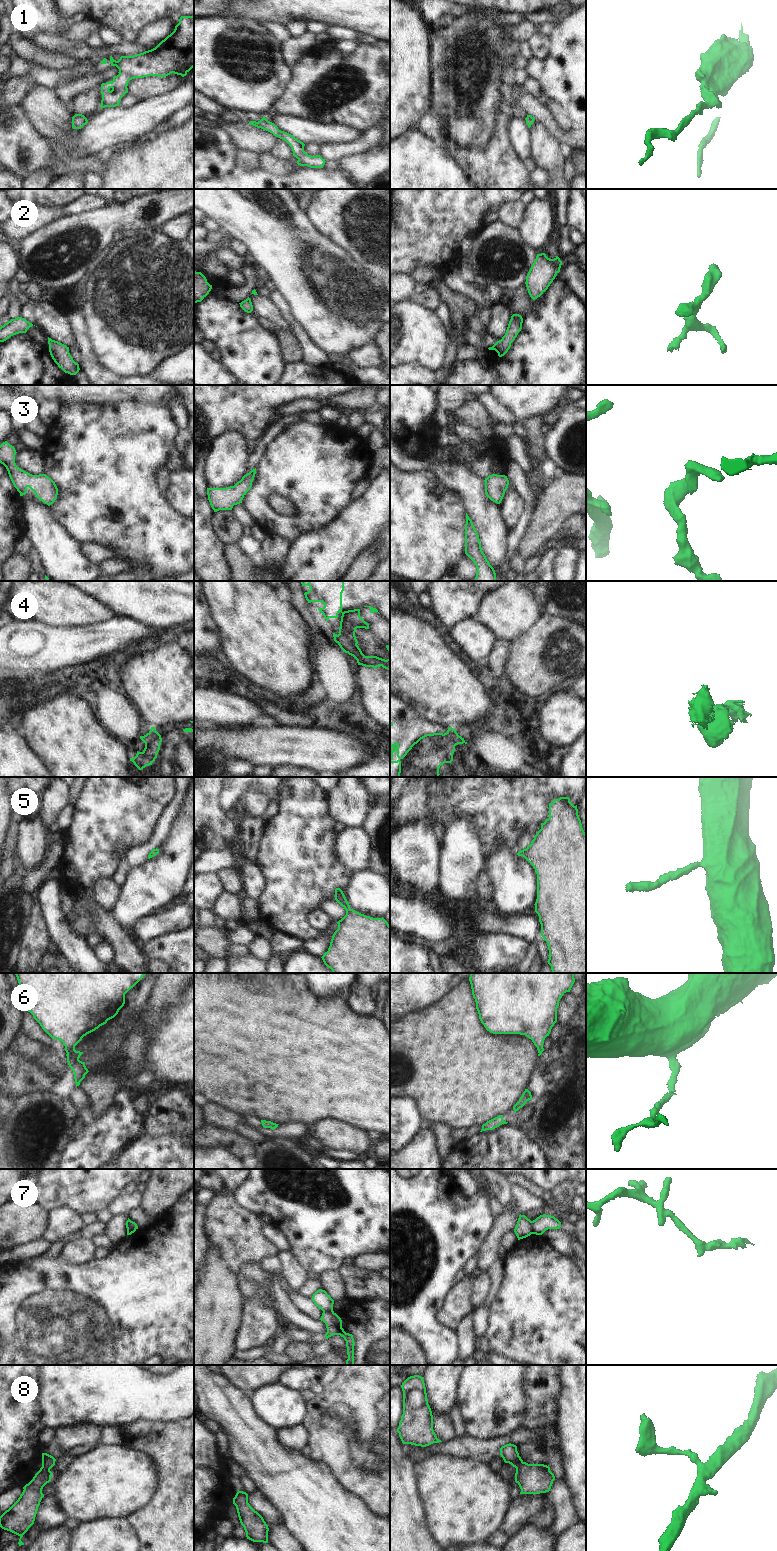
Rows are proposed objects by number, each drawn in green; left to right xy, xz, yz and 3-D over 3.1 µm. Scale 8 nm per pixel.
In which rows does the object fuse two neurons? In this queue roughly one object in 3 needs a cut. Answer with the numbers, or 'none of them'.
4, 7

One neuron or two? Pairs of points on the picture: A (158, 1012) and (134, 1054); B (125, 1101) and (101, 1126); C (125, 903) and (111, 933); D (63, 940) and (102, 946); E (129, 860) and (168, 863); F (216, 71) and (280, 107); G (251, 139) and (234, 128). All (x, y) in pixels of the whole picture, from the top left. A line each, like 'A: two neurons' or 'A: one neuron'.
A: one neuron
B: one neuron
C: two neurons
D: two neurons
E: two neurons
F: two neurons
G: one neuron

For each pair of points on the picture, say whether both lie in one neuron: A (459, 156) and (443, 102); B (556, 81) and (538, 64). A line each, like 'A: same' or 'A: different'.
A: different
B: different

